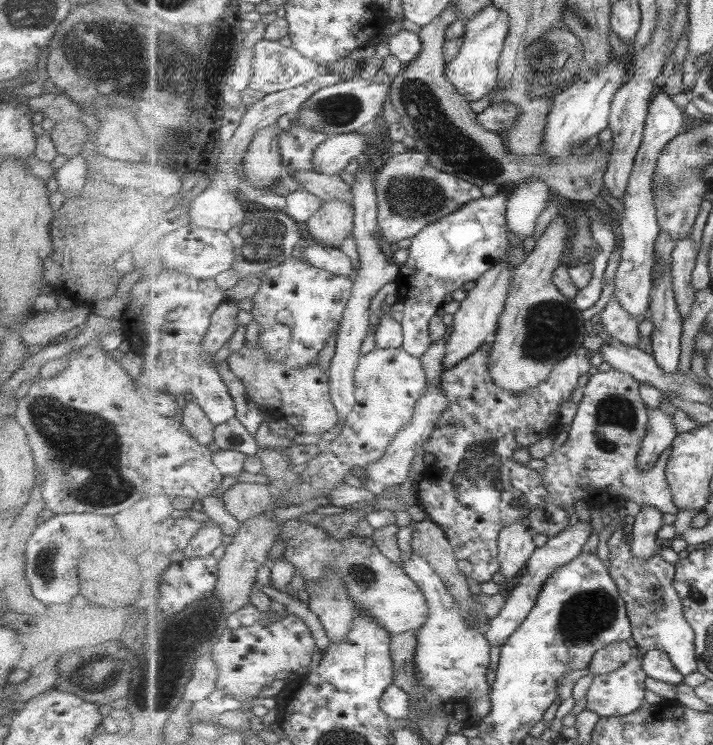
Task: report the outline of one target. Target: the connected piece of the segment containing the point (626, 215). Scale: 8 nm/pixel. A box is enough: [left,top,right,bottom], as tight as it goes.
[611,85,685,319]

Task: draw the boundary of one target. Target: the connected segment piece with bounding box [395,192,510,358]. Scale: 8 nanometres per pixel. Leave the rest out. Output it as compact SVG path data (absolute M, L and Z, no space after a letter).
M497 192L492 197L468 202L457 212L427 225L411 239L409 257L395 280L398 297L402 298L403 304L400 322L403 326L403 350L415 355L415 358L425 356L434 343L429 332L429 322L449 299L451 292L461 289L465 282L481 278L506 255L510 233L507 228L507 211L507 196Z

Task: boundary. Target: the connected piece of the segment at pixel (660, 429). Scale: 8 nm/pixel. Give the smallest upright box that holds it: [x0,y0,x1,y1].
[638,403,677,470]

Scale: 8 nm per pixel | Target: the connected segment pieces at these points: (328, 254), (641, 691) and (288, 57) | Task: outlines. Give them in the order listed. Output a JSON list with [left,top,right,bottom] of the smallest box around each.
[[306,239,355,276],[586,657,647,717],[249,39,341,95]]

